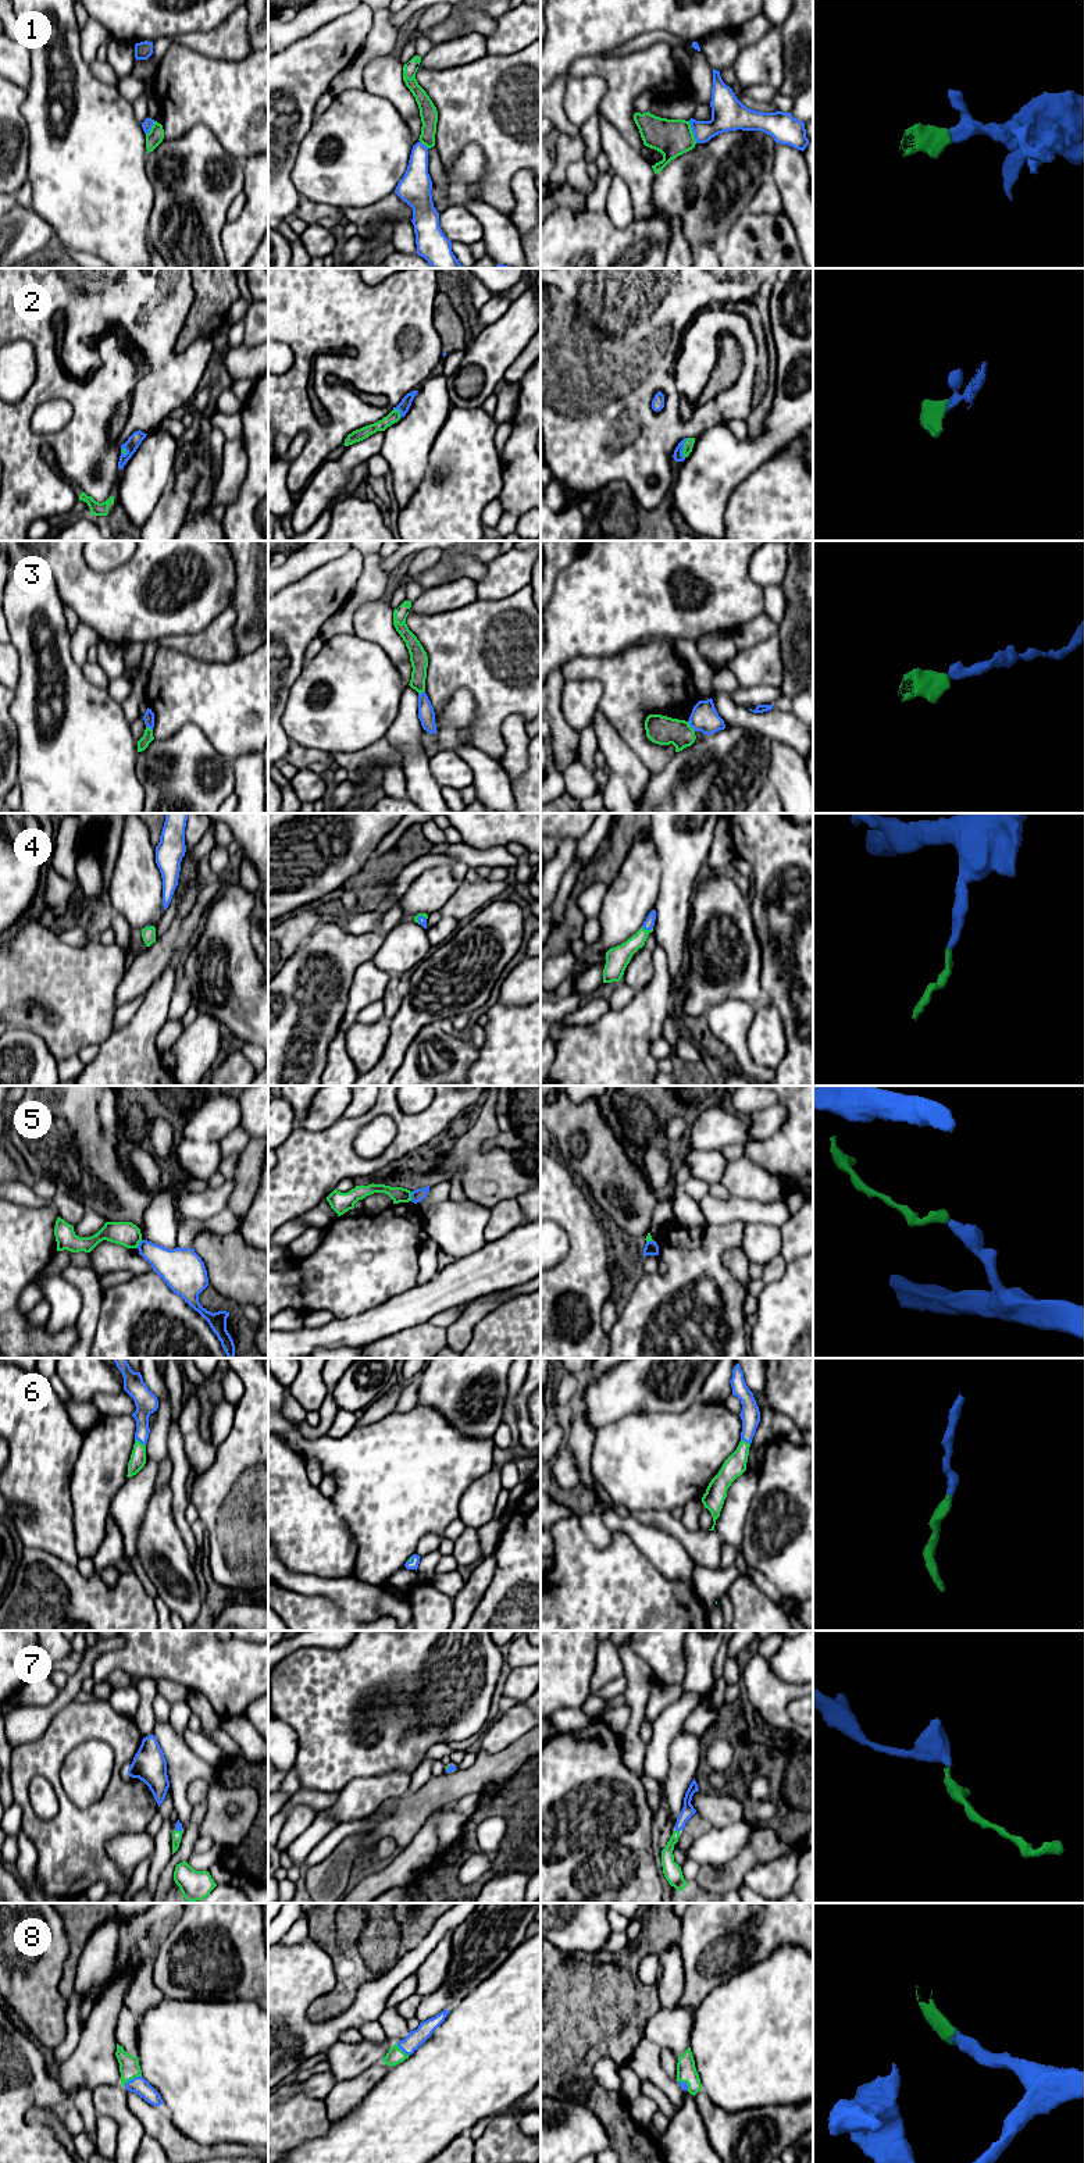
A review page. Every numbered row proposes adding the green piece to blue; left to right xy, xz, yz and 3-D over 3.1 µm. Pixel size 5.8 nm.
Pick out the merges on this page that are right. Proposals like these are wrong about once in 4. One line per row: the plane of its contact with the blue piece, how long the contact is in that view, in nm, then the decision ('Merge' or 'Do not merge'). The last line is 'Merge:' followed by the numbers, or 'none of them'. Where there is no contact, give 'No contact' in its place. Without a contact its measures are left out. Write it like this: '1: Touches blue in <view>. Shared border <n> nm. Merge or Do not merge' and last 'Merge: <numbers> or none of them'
1: Touches blue in yz. Shared border 140 nm. Do not merge
2: Touches blue in yz. Shared border 120 nm. Merge
3: Touches blue in yz. Shared border 80 nm. Do not merge
4: Touches blue in yz. Shared border 70 nm. Merge
5: Touches blue in xz. Shared border 60 nm. Do not merge
6: Touches blue in xy. Shared border 70 nm. Merge
7: Touches blue in yz. Shared border 30 nm. Merge
8: Touches blue in xy. Shared border 120 nm. Merge
Merge: 2, 4, 6, 7, 8

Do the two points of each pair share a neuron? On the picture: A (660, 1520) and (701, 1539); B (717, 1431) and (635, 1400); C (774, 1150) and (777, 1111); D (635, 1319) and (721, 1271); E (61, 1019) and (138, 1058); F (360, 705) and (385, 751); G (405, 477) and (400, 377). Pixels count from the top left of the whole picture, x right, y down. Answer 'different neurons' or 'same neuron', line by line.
A: same neuron
B: different neurons
C: different neurons
D: same neuron
E: different neurons
F: different neurons
G: different neurons

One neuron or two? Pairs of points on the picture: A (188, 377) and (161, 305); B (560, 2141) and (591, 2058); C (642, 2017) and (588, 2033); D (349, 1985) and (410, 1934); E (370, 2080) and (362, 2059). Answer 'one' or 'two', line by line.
A: one
B: two
C: one
D: one
E: two

